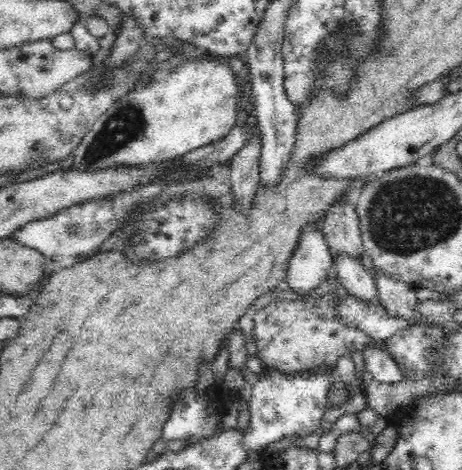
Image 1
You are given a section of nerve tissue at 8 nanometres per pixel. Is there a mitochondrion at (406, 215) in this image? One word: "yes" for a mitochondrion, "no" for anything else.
yes

